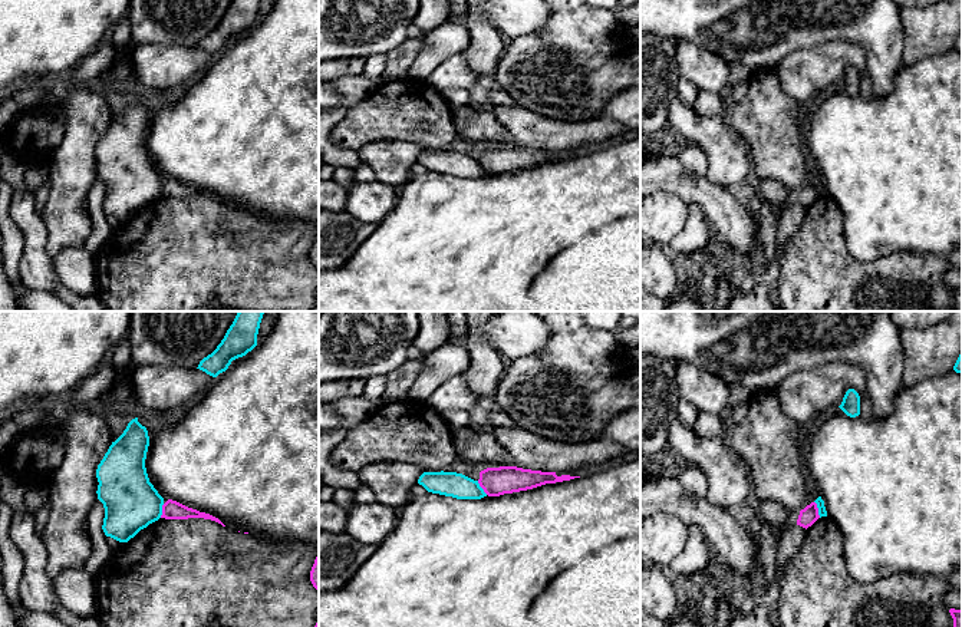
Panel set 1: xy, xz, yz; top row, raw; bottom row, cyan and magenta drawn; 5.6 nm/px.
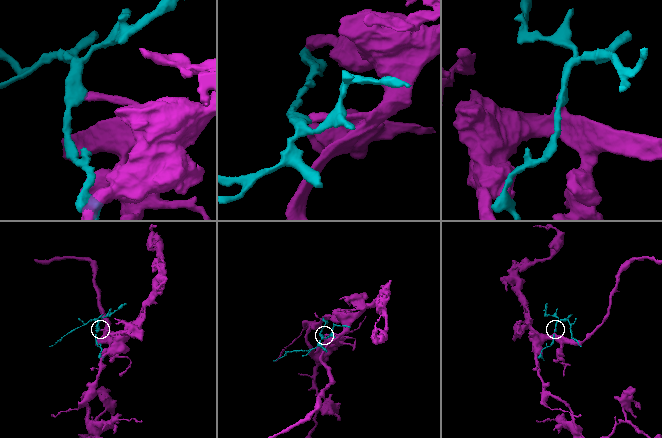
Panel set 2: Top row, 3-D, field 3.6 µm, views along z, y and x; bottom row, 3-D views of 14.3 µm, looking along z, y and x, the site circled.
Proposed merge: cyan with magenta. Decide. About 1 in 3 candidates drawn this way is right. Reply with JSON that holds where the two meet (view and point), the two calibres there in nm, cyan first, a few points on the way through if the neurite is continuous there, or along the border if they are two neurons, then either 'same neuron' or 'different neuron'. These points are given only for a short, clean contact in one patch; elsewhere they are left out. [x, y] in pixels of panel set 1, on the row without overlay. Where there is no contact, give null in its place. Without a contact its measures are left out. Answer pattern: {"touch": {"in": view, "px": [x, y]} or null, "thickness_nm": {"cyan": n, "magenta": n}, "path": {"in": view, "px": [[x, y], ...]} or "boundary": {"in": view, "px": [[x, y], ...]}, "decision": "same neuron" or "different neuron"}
{"touch": {"in": "yz", "px": [819, 188]}, "thickness_nm": {"cyan": 50, "magenta": 100}, "boundary": {"in": "yz", "px": [[814, 180], [820, 195]]}, "decision": "different neuron"}

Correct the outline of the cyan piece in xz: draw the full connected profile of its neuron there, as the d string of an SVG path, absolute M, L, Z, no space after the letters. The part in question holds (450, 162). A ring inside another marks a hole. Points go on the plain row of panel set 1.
M424 151L418 162L428 171L457 178L481 178L487 175L478 159L457 151Z

